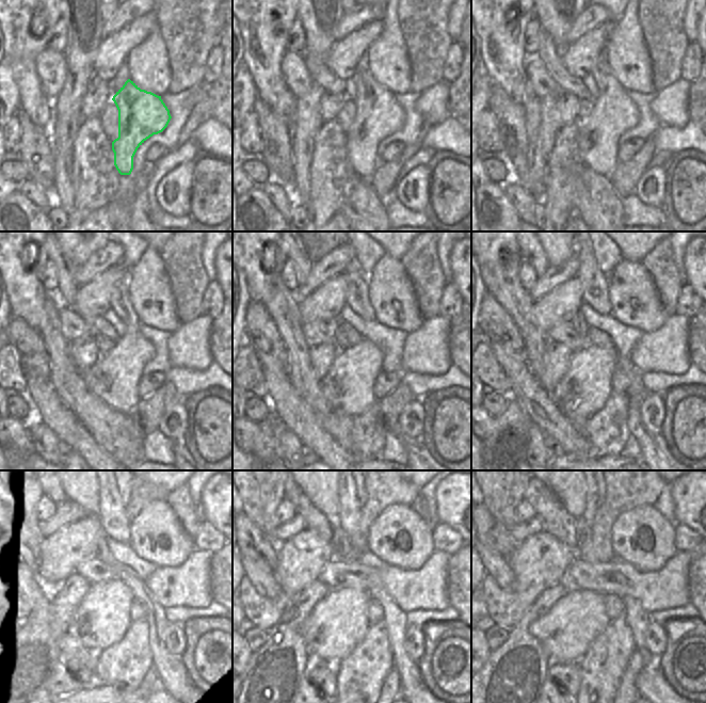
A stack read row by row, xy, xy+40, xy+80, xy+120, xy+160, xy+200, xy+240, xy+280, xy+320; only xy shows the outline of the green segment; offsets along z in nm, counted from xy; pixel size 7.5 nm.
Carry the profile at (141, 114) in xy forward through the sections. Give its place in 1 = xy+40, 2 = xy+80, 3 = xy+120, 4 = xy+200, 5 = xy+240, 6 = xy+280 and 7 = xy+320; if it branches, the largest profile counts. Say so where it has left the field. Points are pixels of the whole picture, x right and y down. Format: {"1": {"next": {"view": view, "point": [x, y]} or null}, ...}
{"1": {"next": {"view": "xy+40", "point": [378, 114]}}, "2": {"next": {"view": "xy+80", "point": [613, 113]}}, "3": {"next": {"view": "xy+120", "point": [114, 378]}}, "4": {"next": {"view": "xy+200", "point": [584, 388]}}, "5": {"next": {"view": "xy+240", "point": [102, 619]}}, "6": {"next": {"view": "xy+280", "point": [339, 622]}}, "7": {"next": {"view": "xy+320", "point": [566, 632]}}}

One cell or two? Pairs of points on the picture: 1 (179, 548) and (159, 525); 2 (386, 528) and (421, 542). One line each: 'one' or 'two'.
1: one
2: one

